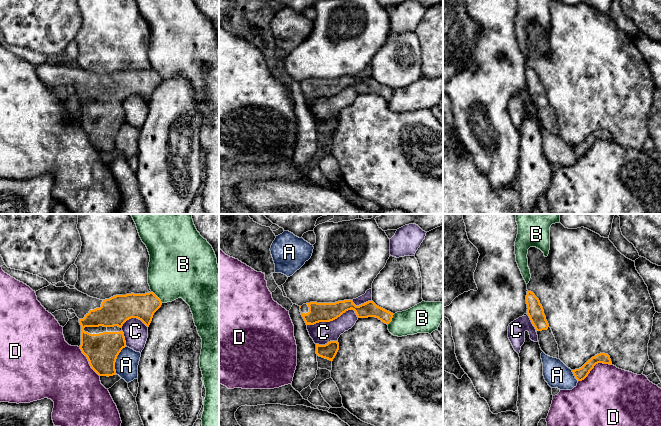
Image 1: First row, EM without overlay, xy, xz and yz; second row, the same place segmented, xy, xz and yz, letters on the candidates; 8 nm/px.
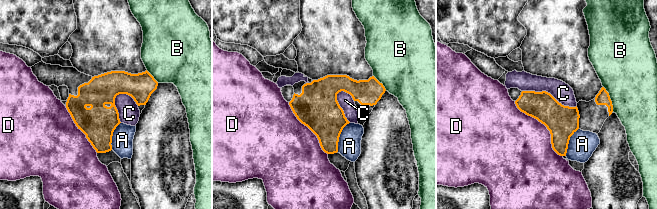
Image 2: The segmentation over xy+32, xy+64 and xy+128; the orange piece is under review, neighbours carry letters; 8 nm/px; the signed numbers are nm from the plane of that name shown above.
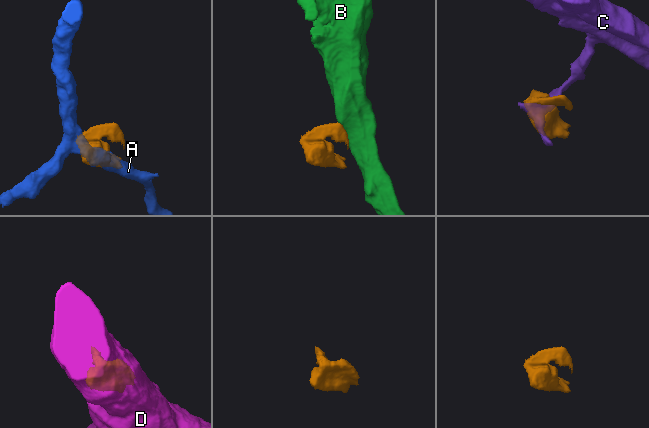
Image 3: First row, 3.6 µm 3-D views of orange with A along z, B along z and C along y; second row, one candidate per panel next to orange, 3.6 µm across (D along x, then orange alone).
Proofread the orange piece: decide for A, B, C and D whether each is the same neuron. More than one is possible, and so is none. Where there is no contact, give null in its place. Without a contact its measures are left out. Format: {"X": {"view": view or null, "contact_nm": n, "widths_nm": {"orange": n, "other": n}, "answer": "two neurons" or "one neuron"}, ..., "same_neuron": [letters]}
{"A": {"view": "xy", "contact_nm": 240, "widths_nm": {"orange": 260, "other": 190}, "answer": "two neurons"}, "B": {"view": "xy", "contact_nm": 130, "widths_nm": {"orange": 200, "other": 420}, "answer": "two neurons"}, "C": {"view": "xz", "contact_nm": 420, "widths_nm": {"orange": 160, "other": 180}, "answer": "two neurons"}, "D": {"view": "yz", "contact_nm": 300, "widths_nm": {"orange": 100, "other": 460}, "answer": "two neurons"}, "same_neuron": []}

